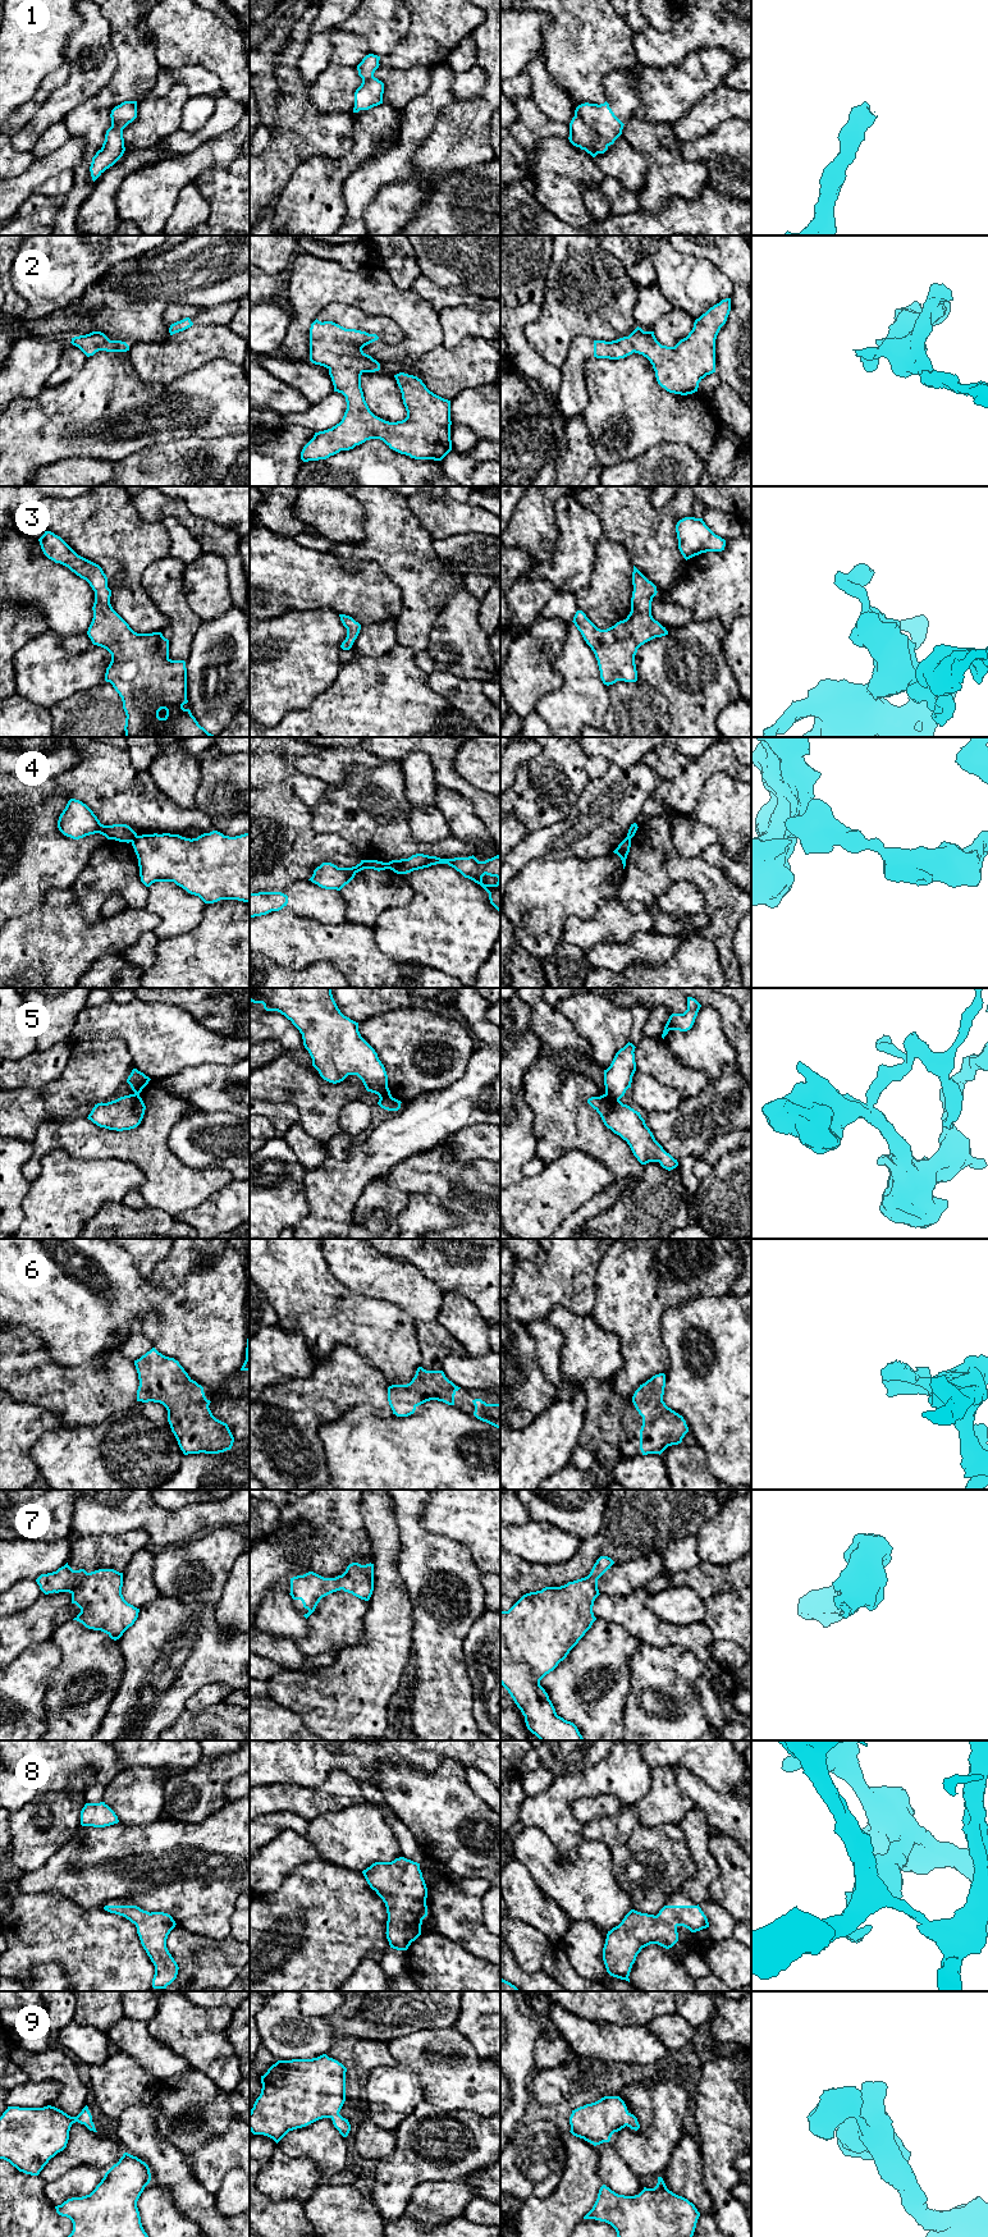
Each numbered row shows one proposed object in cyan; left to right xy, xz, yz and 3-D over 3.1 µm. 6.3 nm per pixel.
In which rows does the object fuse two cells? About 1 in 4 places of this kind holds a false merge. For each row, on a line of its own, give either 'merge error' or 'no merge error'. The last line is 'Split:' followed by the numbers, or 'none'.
1: no merge error
2: no merge error
3: no merge error
4: merge error
5: merge error
6: no merge error
7: no merge error
8: no merge error
9: no merge error
Split: 4, 5

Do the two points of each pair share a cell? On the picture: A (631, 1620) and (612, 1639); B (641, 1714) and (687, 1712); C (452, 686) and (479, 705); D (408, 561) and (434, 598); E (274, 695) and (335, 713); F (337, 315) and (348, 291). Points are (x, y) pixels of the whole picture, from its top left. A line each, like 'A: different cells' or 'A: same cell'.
A: different cells
B: same cell
C: same cell
D: same cell
E: different cells
F: different cells

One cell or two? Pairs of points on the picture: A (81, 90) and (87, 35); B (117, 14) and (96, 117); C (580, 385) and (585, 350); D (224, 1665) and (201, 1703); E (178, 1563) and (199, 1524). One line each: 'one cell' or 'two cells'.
A: one cell
B: one cell
C: one cell
D: two cells
E: two cells

